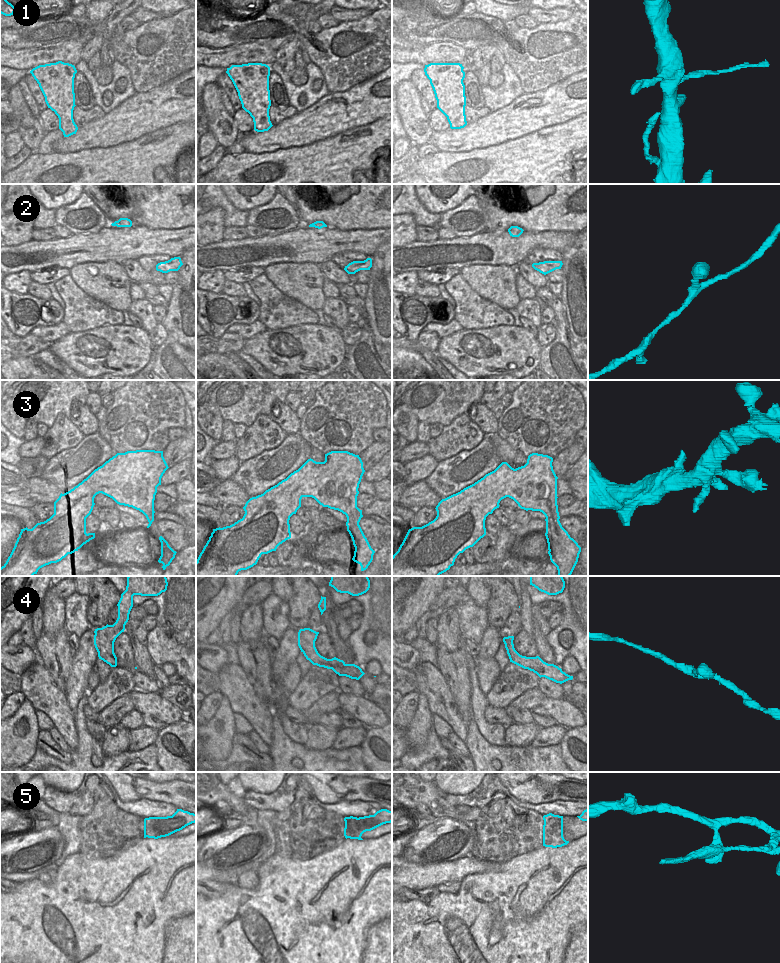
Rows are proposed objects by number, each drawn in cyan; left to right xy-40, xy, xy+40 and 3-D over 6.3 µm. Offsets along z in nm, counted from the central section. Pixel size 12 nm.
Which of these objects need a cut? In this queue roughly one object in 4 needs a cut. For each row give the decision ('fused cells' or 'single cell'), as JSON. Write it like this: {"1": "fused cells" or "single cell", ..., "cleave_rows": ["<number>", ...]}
{"1": "fused cells", "2": "single cell", "3": "single cell", "4": "single cell", "5": "fused cells", "cleave_rows": ["1", "5"]}

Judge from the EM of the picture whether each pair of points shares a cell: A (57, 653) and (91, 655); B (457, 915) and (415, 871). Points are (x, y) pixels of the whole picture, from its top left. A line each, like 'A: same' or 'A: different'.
A: different
B: different

